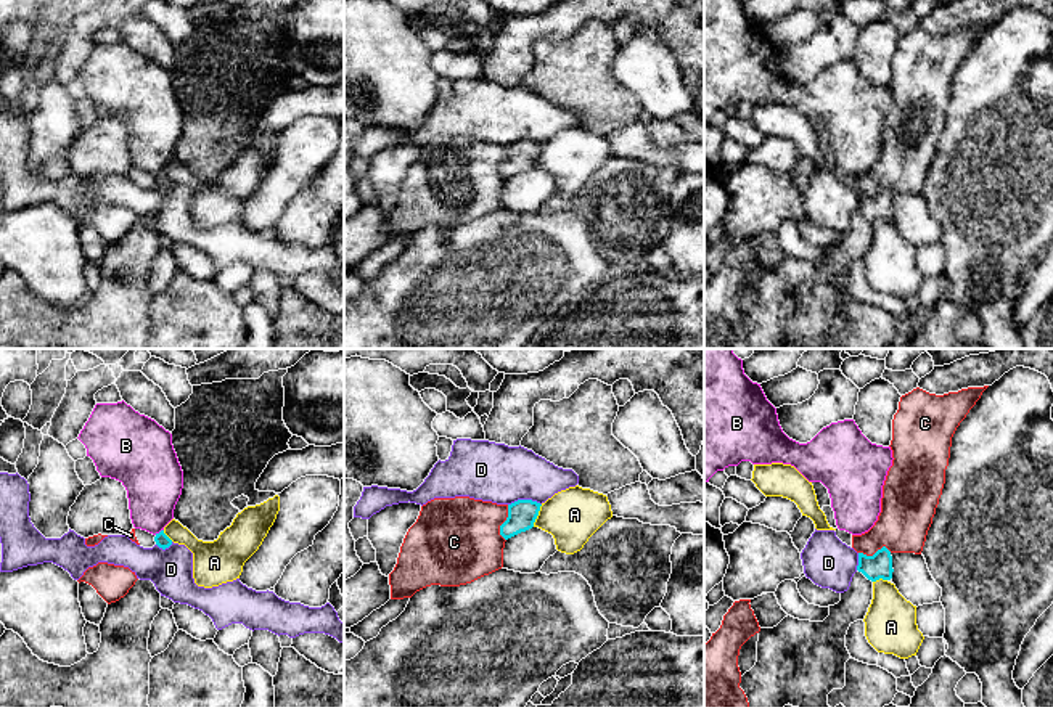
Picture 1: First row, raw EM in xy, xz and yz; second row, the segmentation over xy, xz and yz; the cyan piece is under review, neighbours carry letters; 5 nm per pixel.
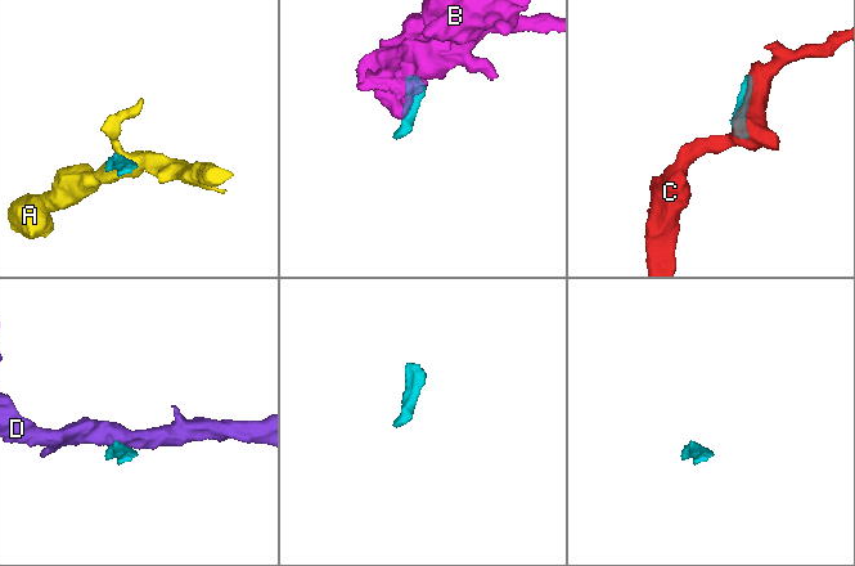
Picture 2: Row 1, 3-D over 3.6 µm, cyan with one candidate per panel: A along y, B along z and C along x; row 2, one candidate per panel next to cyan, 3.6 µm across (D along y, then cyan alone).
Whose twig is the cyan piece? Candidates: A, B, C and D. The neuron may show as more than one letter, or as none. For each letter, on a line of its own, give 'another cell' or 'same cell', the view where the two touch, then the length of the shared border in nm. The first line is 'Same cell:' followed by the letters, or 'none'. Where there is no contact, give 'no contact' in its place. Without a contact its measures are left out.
Same cell: none
A: another cell | xz | 120 nm
B: another cell | xy | 50 nm
C: another cell | xz | 180 nm
D: another cell | xz | 170 nm

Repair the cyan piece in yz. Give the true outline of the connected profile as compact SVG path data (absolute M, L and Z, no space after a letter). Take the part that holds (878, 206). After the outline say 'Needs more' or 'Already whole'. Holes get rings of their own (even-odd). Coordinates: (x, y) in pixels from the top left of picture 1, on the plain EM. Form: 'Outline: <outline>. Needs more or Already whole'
Outline: M886 186L873 196L858 193L857 212L852 217L849 230L841 233L838 244L830 246L830 255L823 262L799 260L788 255L773 268L760 268L757 302L741 317L740 323L740 328L748 337L749 349L783 349L788 344L797 349L831 349L828 345L828 334L833 329L842 329L846 326L846 302L852 299L846 288L847 270L854 262L865 259L873 239L873 223L879 219L891 220L892 212L892 196Z. Needs more

